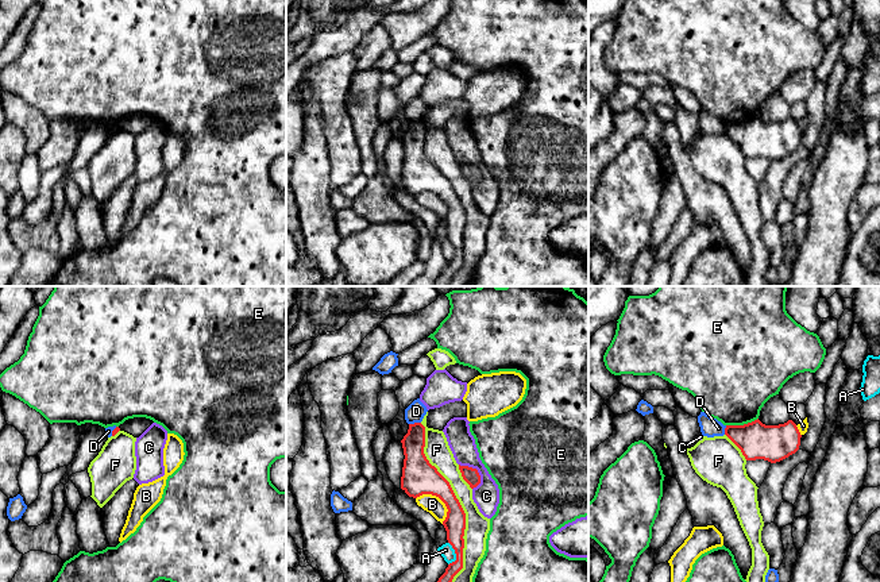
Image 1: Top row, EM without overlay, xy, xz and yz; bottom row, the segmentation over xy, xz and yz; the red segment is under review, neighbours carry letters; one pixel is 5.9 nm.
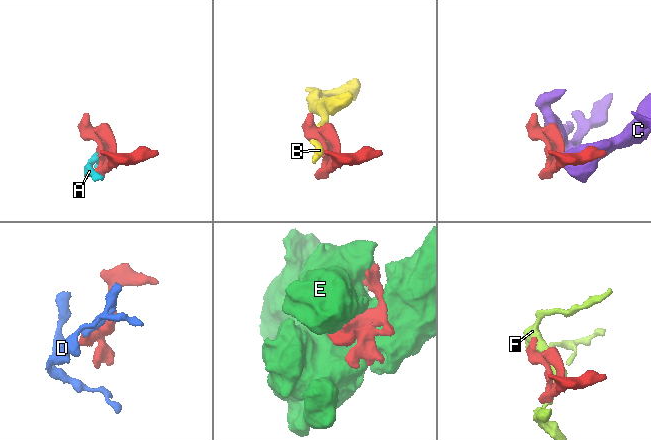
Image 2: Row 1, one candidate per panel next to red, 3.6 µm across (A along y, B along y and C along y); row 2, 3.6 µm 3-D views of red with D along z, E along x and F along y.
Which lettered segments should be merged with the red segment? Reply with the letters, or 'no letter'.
no letter

